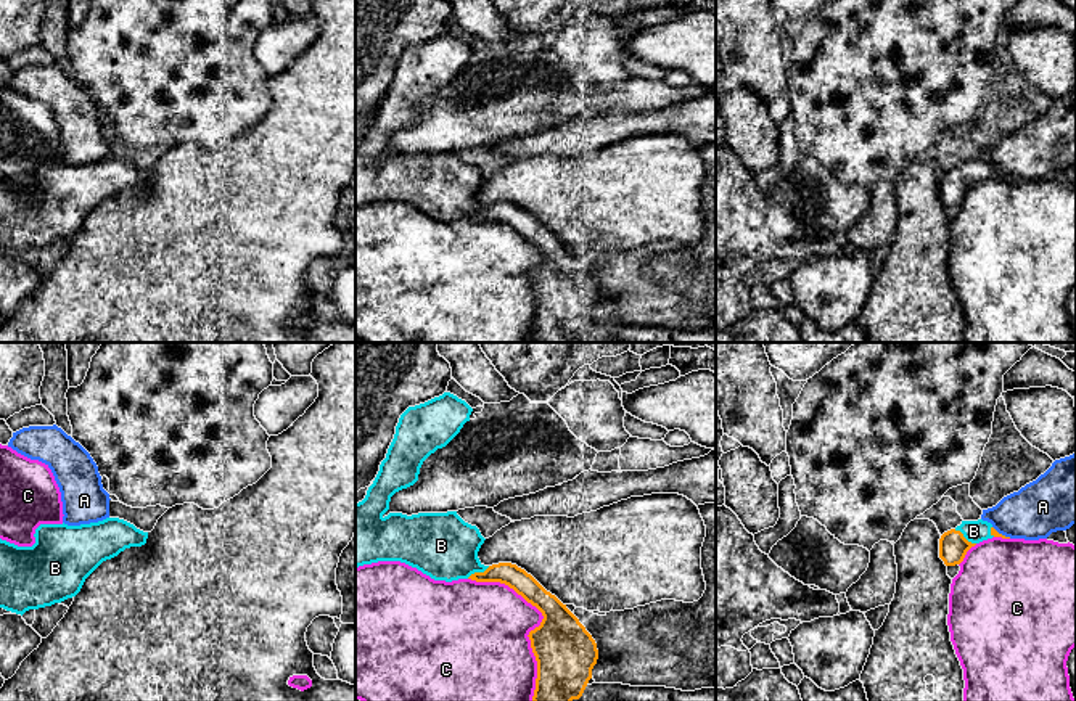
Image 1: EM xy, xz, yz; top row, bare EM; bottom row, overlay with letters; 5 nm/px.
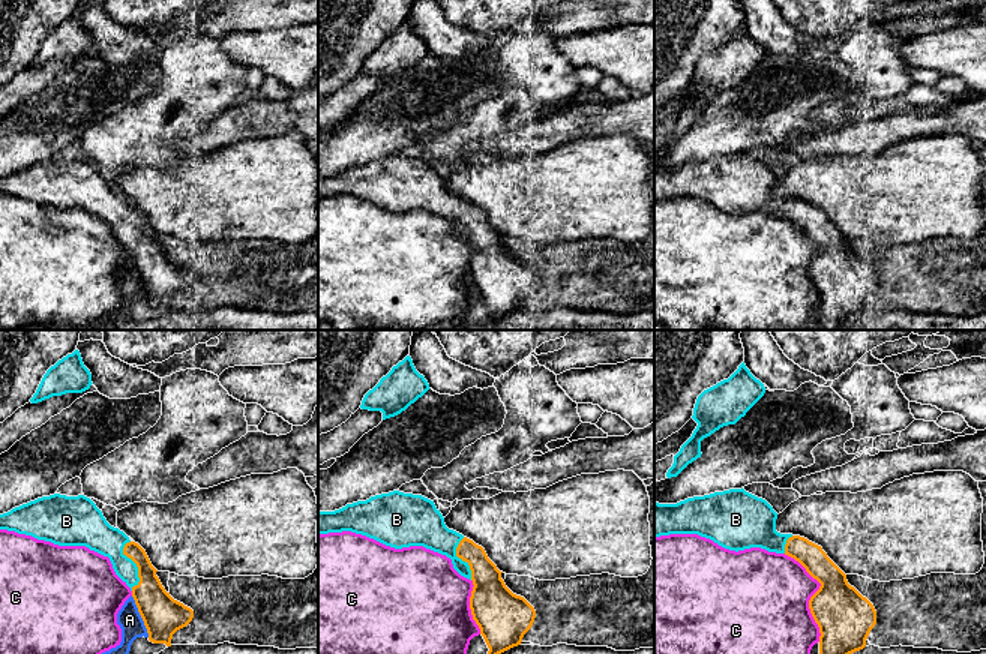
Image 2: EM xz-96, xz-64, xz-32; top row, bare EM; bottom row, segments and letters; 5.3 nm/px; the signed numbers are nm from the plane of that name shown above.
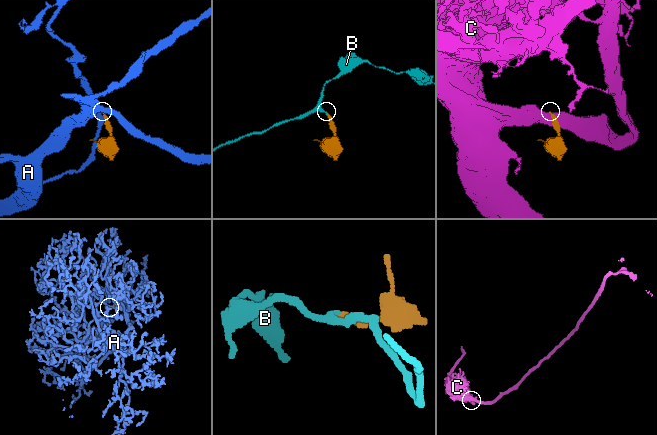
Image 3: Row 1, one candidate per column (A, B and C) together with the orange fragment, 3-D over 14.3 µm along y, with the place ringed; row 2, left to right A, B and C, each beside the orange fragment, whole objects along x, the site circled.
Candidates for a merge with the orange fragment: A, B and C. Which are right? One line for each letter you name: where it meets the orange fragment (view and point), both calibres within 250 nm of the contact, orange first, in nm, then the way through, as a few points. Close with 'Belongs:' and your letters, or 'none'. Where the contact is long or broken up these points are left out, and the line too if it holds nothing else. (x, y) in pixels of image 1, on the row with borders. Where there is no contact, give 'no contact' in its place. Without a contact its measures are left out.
B: contact yz (964, 537); calibres 140 and 110 nm
Belongs: B

